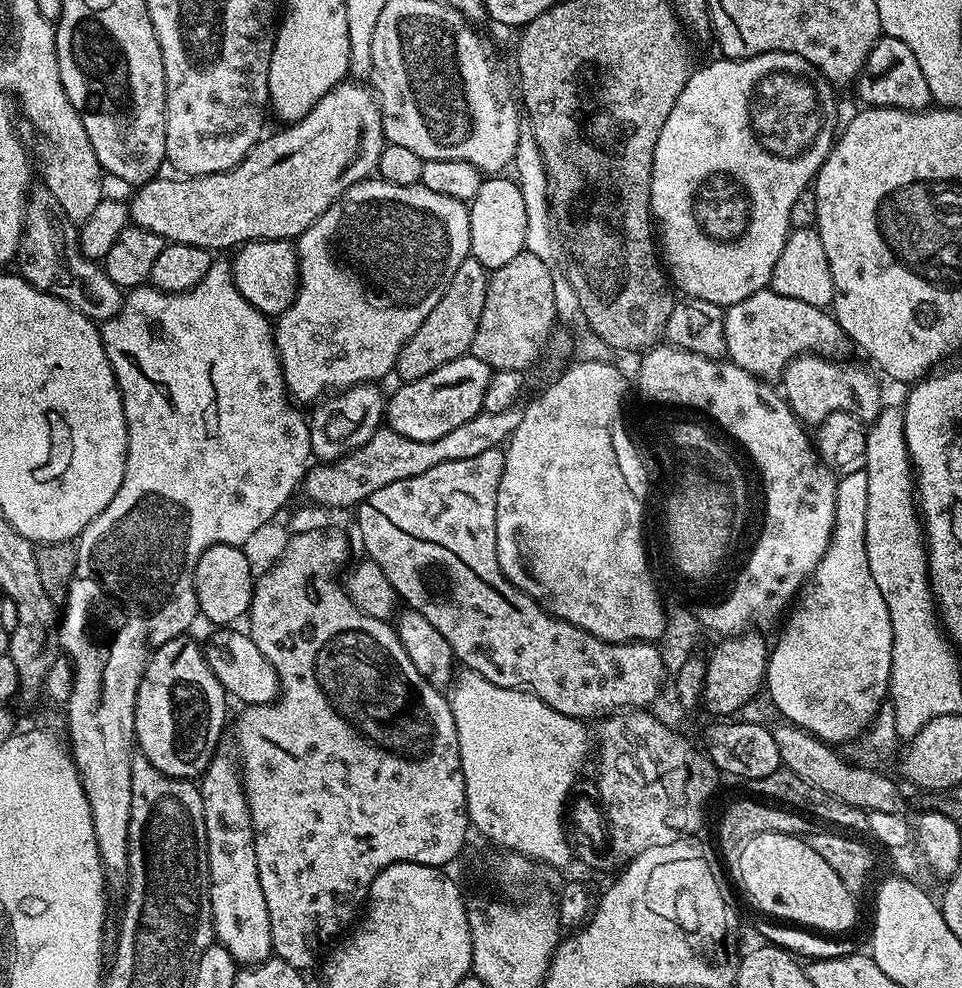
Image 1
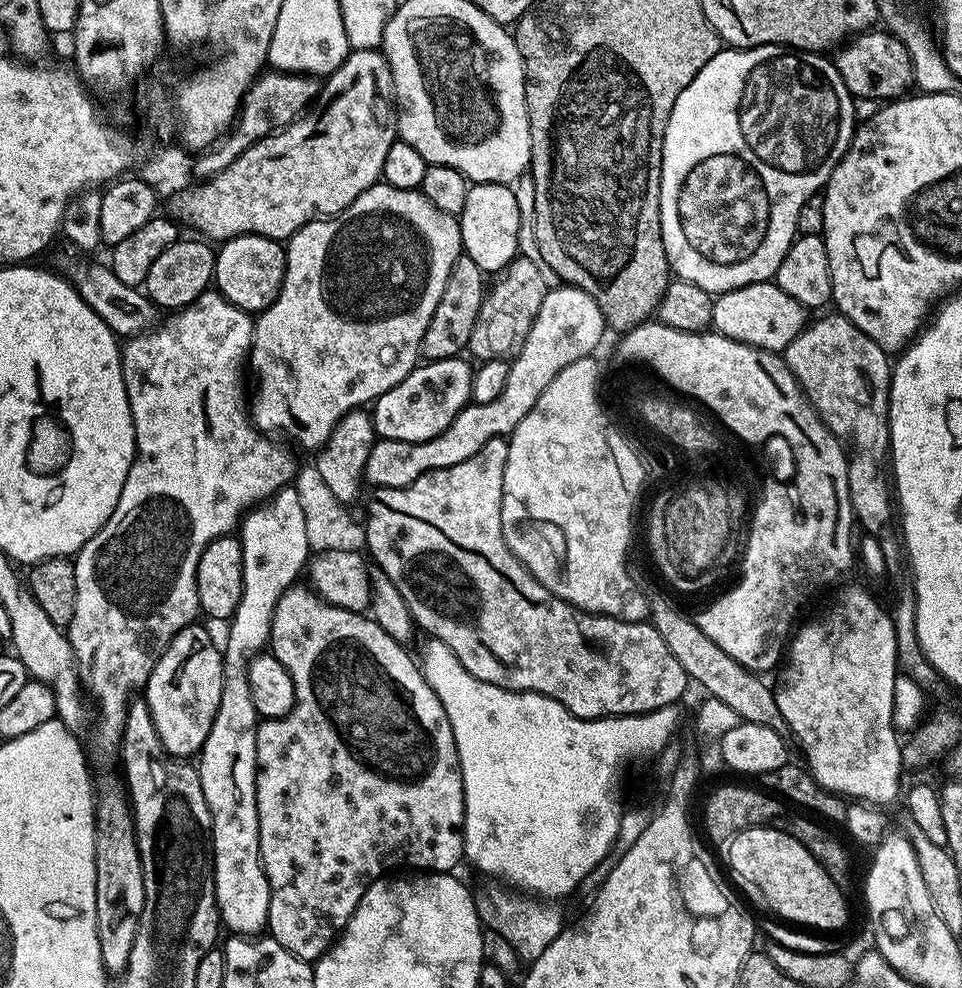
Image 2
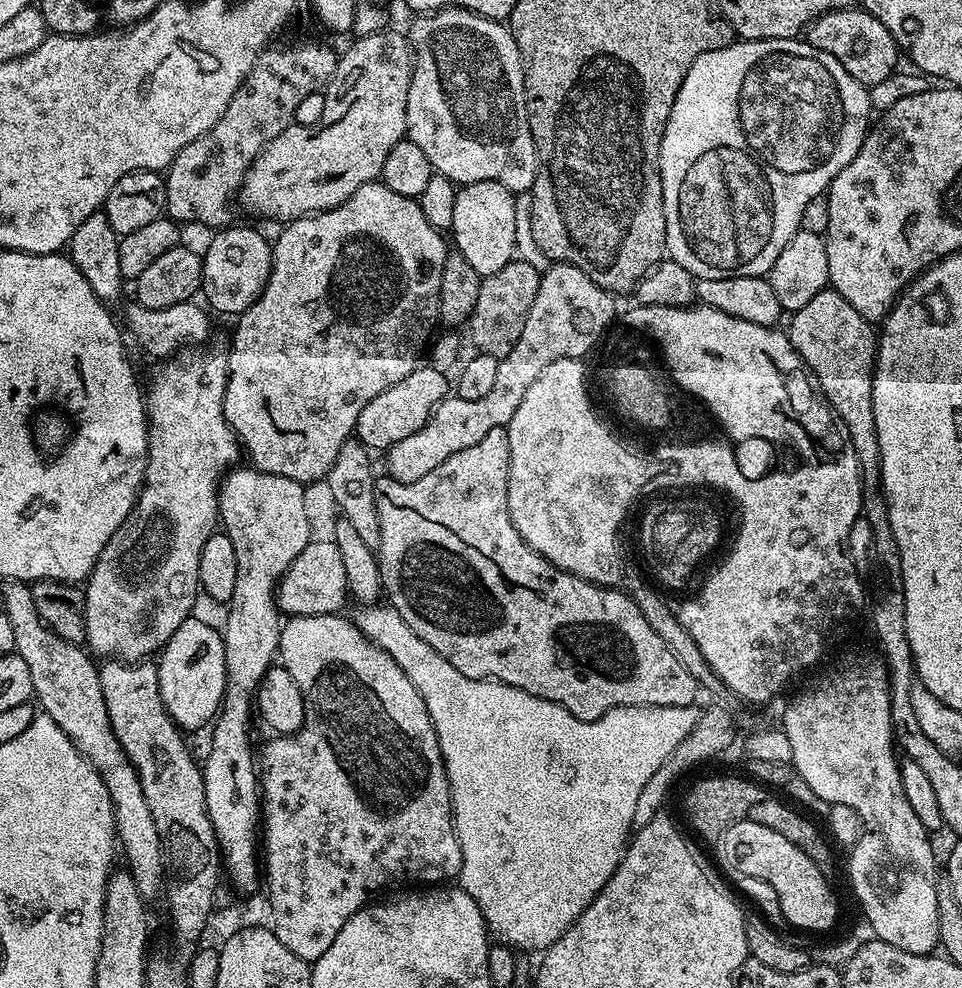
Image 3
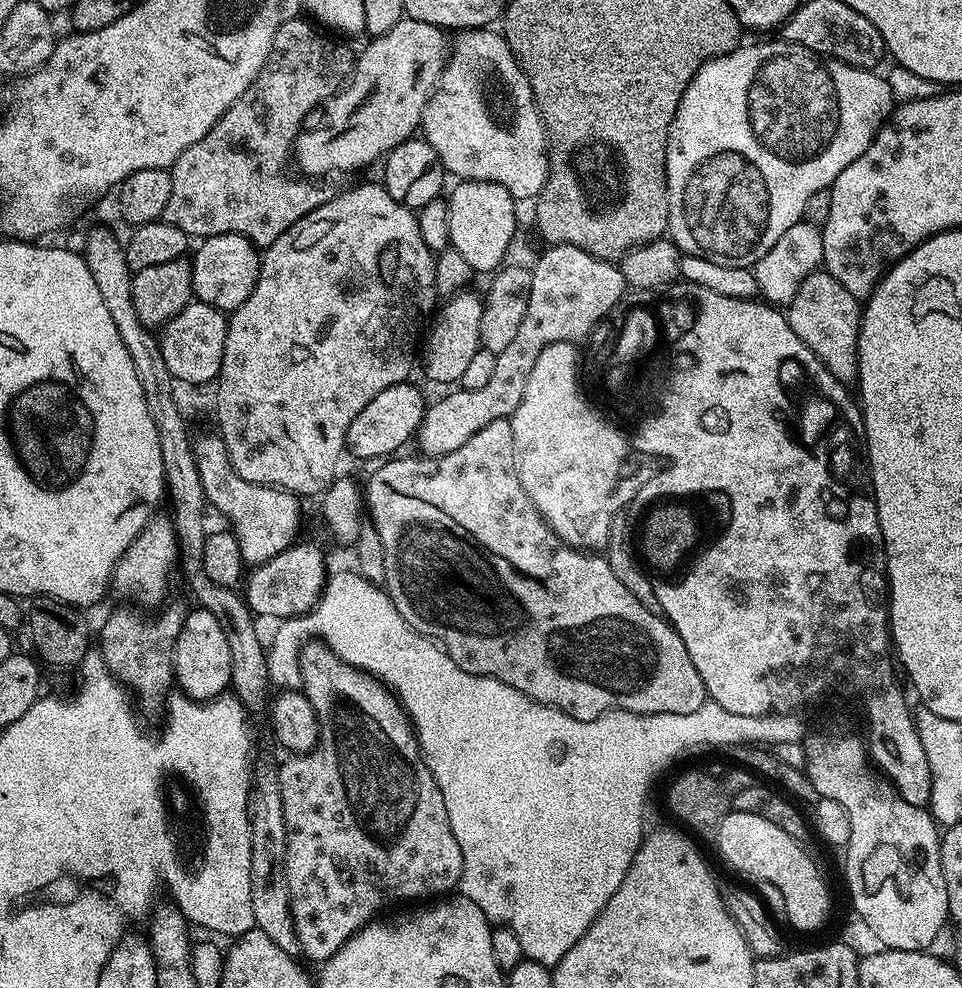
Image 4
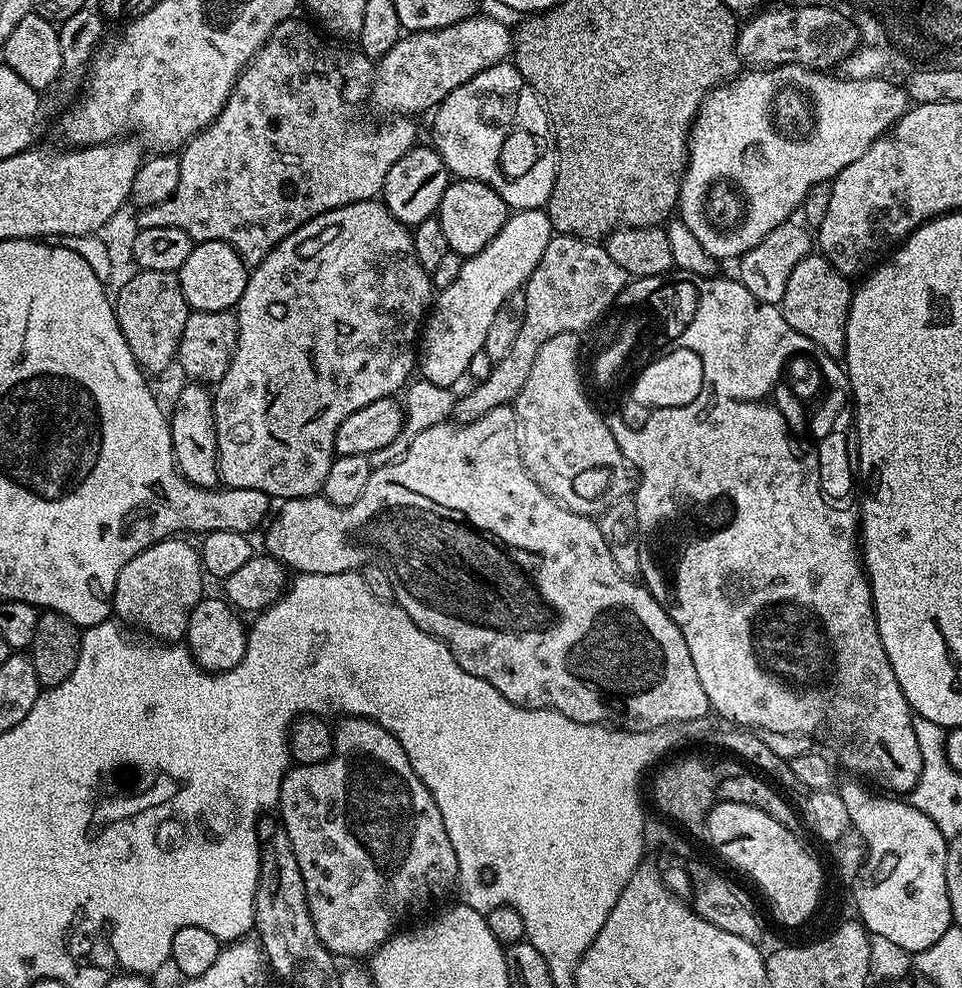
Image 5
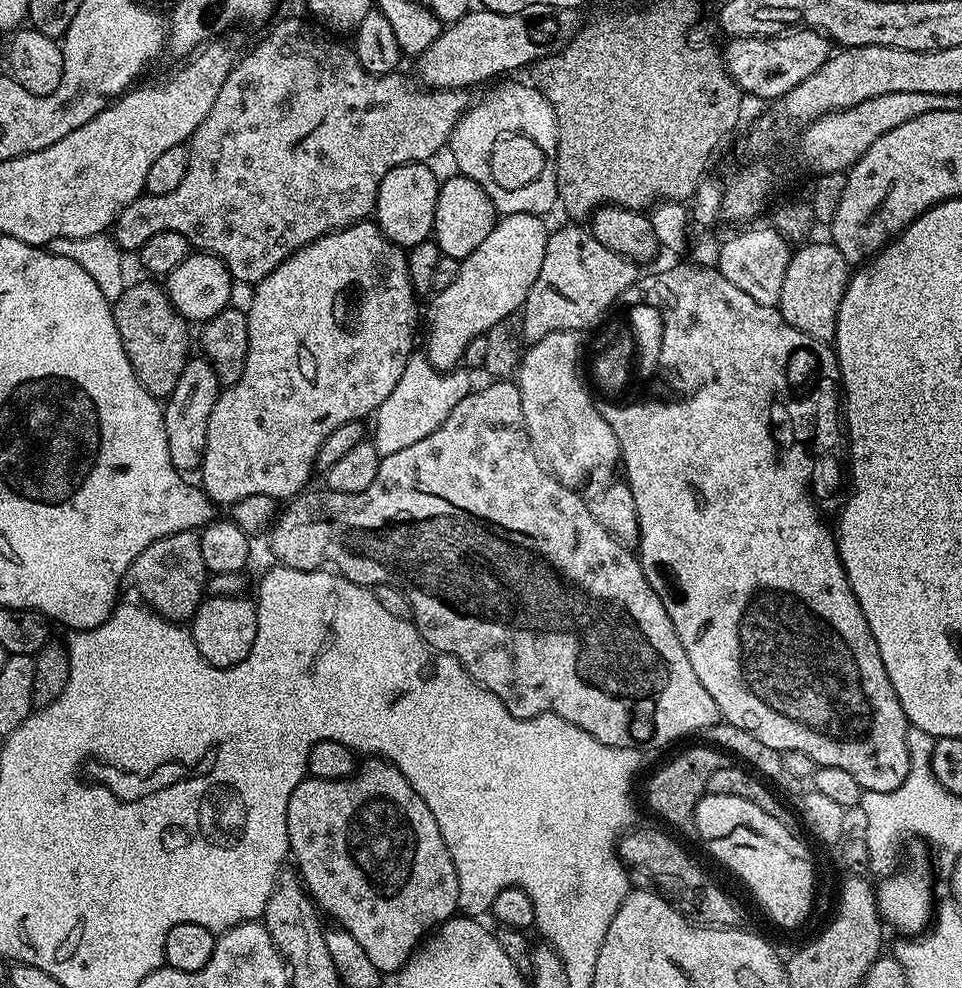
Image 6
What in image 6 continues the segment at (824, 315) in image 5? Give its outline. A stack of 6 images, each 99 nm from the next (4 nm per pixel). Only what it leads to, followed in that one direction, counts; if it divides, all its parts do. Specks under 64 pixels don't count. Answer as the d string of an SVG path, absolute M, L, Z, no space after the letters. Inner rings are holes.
M831 242L797 247L786 266L786 279L782 281L782 298L778 310L790 326L802 334L821 342L836 339L836 315L848 285L850 265Z

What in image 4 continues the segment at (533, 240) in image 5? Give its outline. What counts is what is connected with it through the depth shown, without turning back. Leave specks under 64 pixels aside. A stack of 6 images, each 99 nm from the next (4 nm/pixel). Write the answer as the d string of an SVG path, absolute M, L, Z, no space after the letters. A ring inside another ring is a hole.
M465 290L449 297L435 313L431 328L422 346L422 368L425 376L440 384L457 383L467 364L474 358L480 345L483 299L472 290Z

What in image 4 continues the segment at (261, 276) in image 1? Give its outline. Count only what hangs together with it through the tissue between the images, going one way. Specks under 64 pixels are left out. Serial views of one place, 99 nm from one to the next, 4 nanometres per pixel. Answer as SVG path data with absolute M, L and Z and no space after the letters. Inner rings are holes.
M214 234L203 237L192 261L192 295L203 304L219 308L231 314L254 290L260 273L260 257L257 245L251 244L242 234Z

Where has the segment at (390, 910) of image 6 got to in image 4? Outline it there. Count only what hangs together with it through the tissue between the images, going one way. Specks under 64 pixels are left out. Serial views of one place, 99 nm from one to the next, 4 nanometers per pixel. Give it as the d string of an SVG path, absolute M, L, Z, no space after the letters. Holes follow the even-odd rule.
M309 642L300 651L300 682L304 697L316 711L320 733L318 742L311 752L289 755L288 761L279 765L282 806L286 818L286 882L290 890L290 906L300 952L312 960L323 962L338 954L340 947L358 930L365 928L371 920L377 919L385 911L383 908L387 904L396 904L399 900L420 902L425 898L436 898L441 894L451 893L460 883L462 850L458 846L458 838L454 838L454 830L450 830L450 818L446 818L446 802L442 802L442 790L438 790L434 774L430 774L430 770L424 764L424 756L420 752L420 744L416 740L412 722L392 689L384 687L375 676L370 676L339 660L323 642Z

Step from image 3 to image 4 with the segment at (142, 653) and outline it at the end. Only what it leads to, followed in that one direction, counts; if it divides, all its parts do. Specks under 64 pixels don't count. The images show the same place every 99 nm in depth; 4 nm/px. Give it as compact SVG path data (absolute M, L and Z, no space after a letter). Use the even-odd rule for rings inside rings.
M157 514L152 521L130 542L112 571L111 587L116 588L120 596L129 596L131 603L156 610L165 603L163 596L168 592L168 575L178 564L178 547L176 545L176 527L167 515ZM146 604L146 605L144 605ZM152 607L152 608L151 608Z

